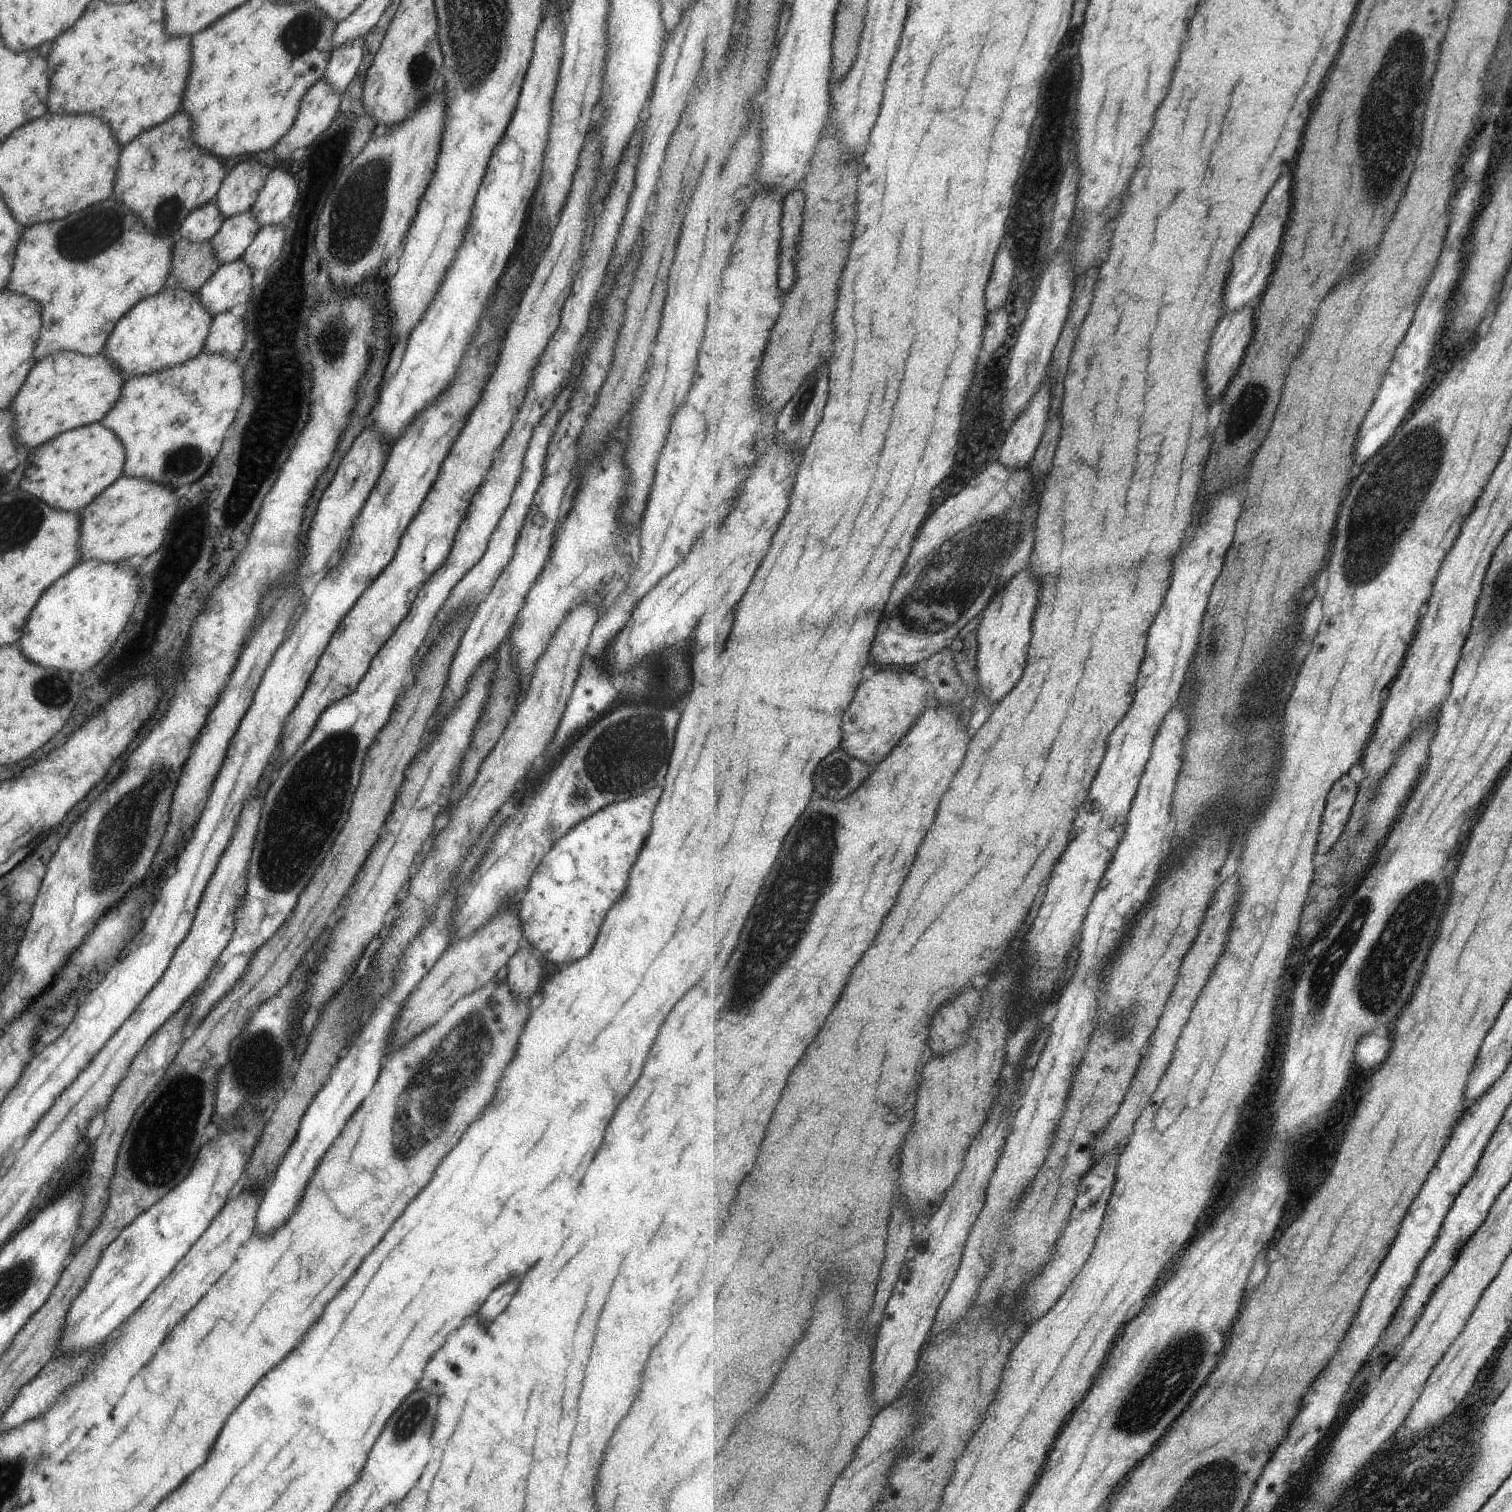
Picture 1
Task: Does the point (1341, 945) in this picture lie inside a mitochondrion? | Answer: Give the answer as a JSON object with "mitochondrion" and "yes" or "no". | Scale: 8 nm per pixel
{"mitochondrion":"yes"}

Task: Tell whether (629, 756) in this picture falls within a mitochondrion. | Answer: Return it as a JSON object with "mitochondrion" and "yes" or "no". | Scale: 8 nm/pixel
{"mitochondrion":"yes"}

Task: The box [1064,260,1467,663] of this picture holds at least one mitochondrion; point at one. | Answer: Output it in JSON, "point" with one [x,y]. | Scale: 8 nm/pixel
{"point":[1403,479]}

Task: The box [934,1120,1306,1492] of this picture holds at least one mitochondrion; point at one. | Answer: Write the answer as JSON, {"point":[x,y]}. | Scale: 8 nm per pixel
{"point":[1166,1377]}

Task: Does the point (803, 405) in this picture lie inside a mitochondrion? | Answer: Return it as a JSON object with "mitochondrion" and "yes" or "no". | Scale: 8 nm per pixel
{"mitochondrion":"yes"}

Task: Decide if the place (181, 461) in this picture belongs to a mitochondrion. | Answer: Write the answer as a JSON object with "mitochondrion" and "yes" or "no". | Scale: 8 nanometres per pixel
{"mitochondrion":"yes"}

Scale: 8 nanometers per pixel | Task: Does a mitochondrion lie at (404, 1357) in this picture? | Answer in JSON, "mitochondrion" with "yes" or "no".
{"mitochondrion":"no"}

